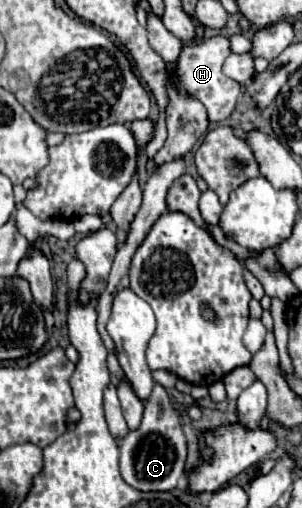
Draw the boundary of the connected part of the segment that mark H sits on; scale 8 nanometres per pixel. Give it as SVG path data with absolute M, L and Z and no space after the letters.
M213 36L197 46L183 48L177 62L181 64L181 88L185 88L185 92L203 102L203 106L207 108L209 122L223 122L225 118L229 118L237 104L237 98L243 94L243 86L223 74L223 62L229 54L229 40L225 36Z

